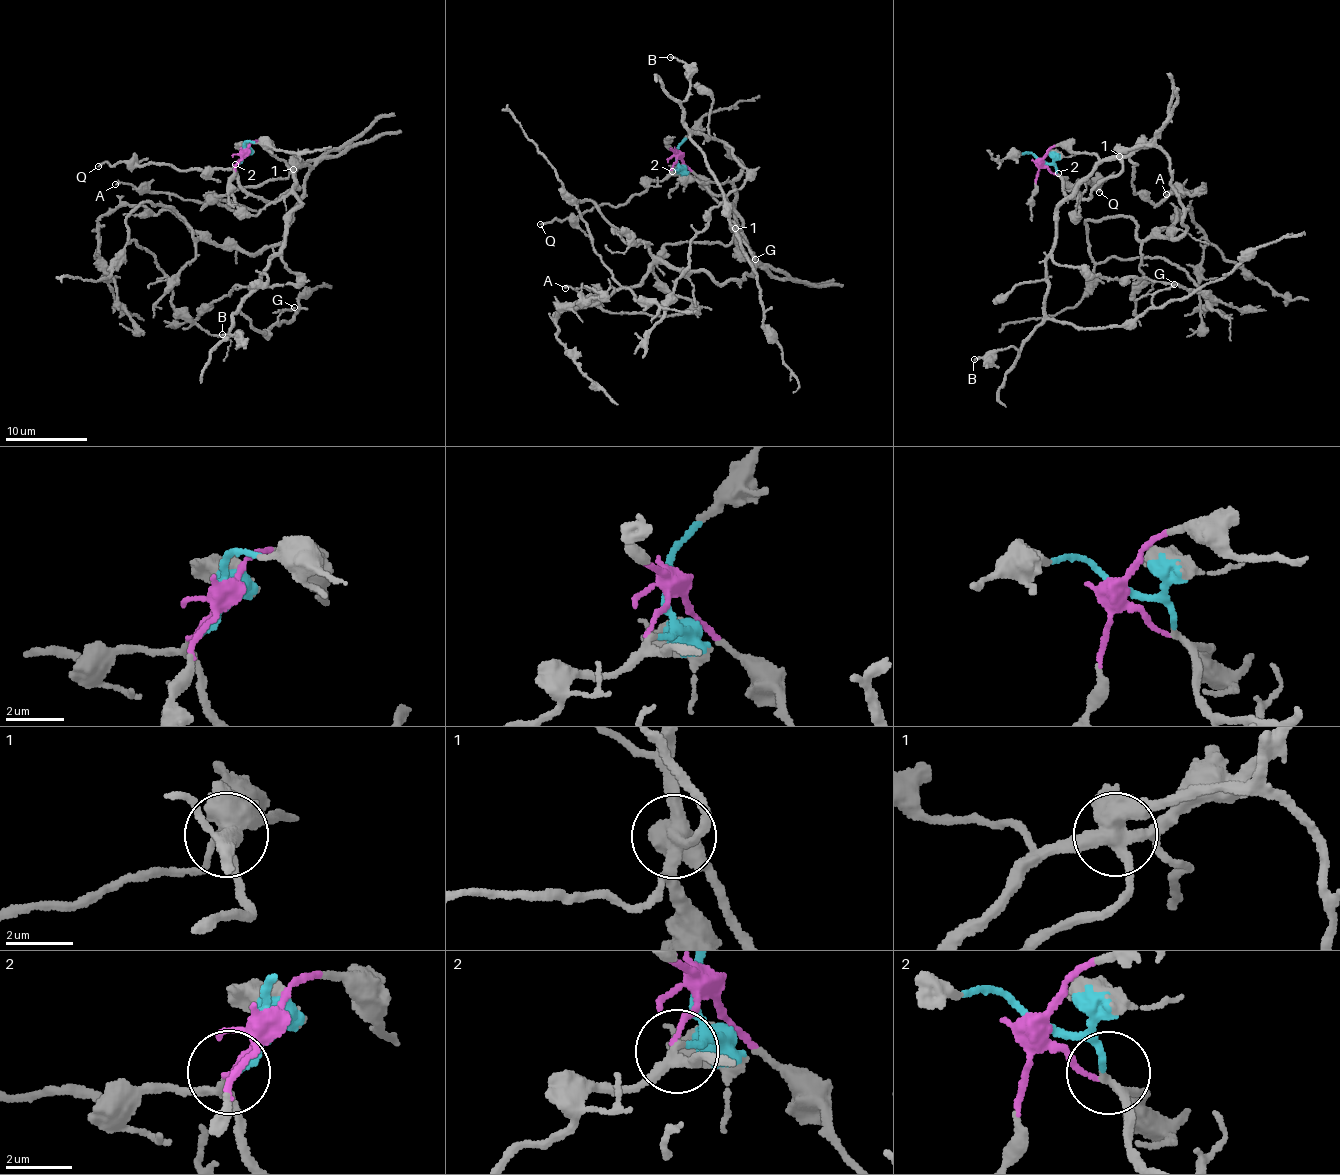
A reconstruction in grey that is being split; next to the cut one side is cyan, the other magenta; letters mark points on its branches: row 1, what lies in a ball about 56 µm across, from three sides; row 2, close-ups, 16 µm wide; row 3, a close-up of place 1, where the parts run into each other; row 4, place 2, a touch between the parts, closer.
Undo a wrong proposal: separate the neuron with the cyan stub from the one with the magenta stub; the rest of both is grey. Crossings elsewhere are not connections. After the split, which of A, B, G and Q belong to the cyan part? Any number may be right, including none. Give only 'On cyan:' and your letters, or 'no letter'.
On cyan: Q

